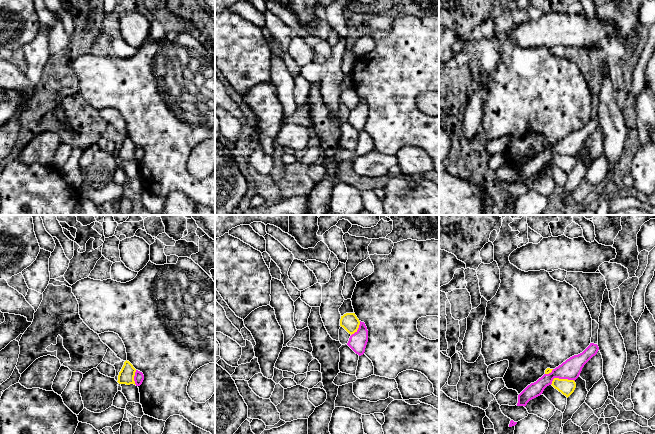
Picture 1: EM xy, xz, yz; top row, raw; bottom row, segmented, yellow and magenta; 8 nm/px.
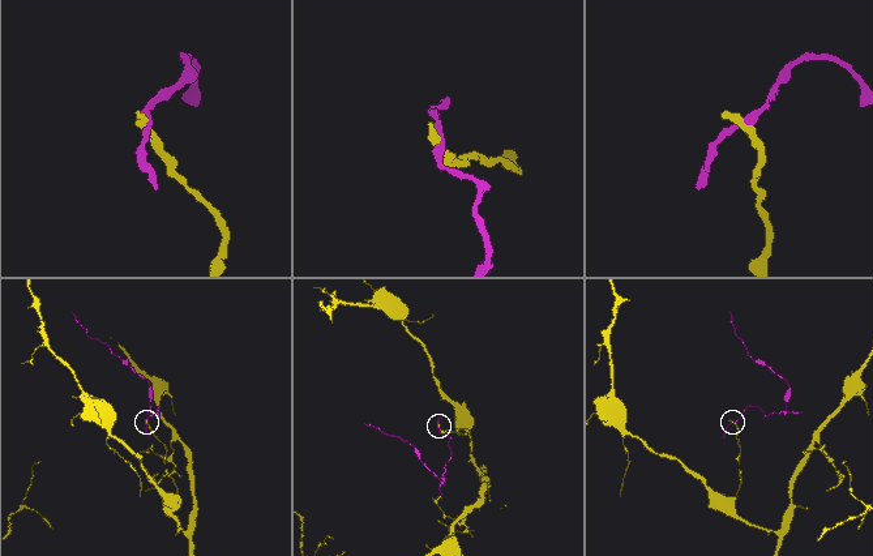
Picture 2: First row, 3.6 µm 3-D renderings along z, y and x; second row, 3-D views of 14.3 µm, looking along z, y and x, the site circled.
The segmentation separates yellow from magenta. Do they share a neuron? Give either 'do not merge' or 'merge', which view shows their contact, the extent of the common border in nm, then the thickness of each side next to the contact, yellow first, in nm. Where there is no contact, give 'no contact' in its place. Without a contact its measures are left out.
do not merge | yz | 200 nm | 120/160 nm

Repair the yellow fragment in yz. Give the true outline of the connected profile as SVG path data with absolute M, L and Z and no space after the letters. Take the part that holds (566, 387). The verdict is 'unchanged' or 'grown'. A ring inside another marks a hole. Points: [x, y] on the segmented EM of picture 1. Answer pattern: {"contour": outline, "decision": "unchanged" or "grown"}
{"contour": "M554 378L551 385L567 398L574 392L576 388L575 381L568 379Z", "decision": "unchanged"}

